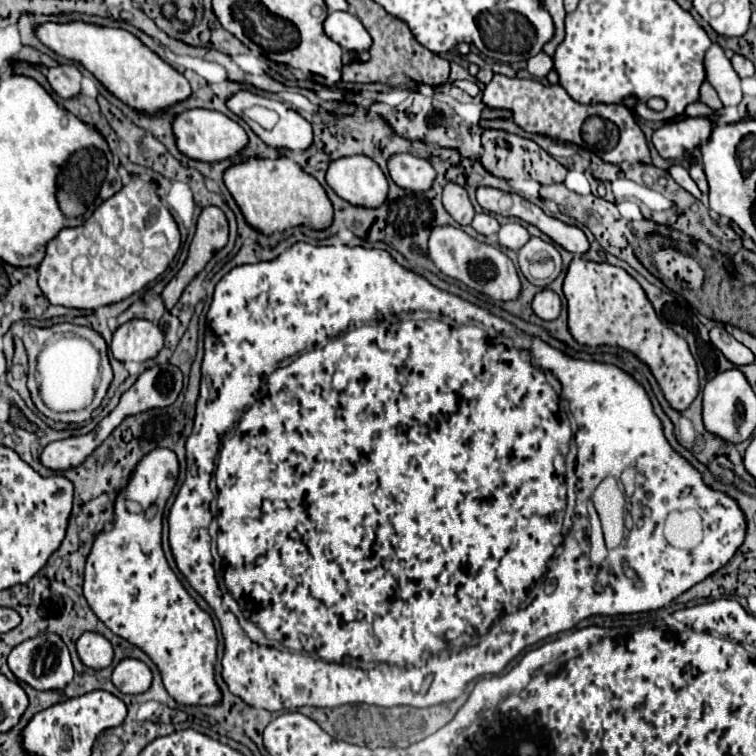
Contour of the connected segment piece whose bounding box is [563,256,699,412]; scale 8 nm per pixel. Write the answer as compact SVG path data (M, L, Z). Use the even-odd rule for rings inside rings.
M573 256L567 268L563 292L569 310L569 330L579 344L617 344L639 356L651 368L667 402L679 412L695 400L699 392L697 364L687 342L657 318L639 282L623 268L611 266L607 262L593 262L583 256Z

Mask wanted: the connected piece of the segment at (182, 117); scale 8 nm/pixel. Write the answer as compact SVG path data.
M191 108L191 110L179 112L173 120L173 134L175 134L177 148L185 156L193 160L203 160L203 162L225 160L237 154L247 144L247 134L235 120L231 120L221 112L205 112L205 108Z

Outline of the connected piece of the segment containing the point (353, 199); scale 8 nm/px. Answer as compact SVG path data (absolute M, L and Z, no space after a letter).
M363 154L337 158L327 168L327 184L355 206L381 206L387 198L383 170Z

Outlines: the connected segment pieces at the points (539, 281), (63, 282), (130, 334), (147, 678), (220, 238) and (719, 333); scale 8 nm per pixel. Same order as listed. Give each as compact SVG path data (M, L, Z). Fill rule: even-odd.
M531 236L529 242L519 250L519 268L523 276L539 286L549 286L561 272L561 254L551 242Z
M133 178L123 190L105 200L89 220L55 236L39 264L39 286L51 304L95 310L119 302L167 270L181 246L173 214L149 184Z
M133 318L115 330L111 352L121 362L145 362L159 354L159 350L163 348L163 340L165 334L159 324Z
M125 658L113 670L113 684L123 694L141 694L151 686L151 670L141 660Z
M219 206L203 208L197 220L195 238L189 246L189 256L183 268L175 274L175 278L165 286L161 294L167 310L171 310L177 304L185 286L205 268L211 256L227 244L227 236L229 236L229 224L223 210Z
M715 326L711 328L711 342L725 354L725 358L729 362L733 362L735 366L745 366L751 364L753 352L749 348L745 348L741 342L737 342L723 326Z

